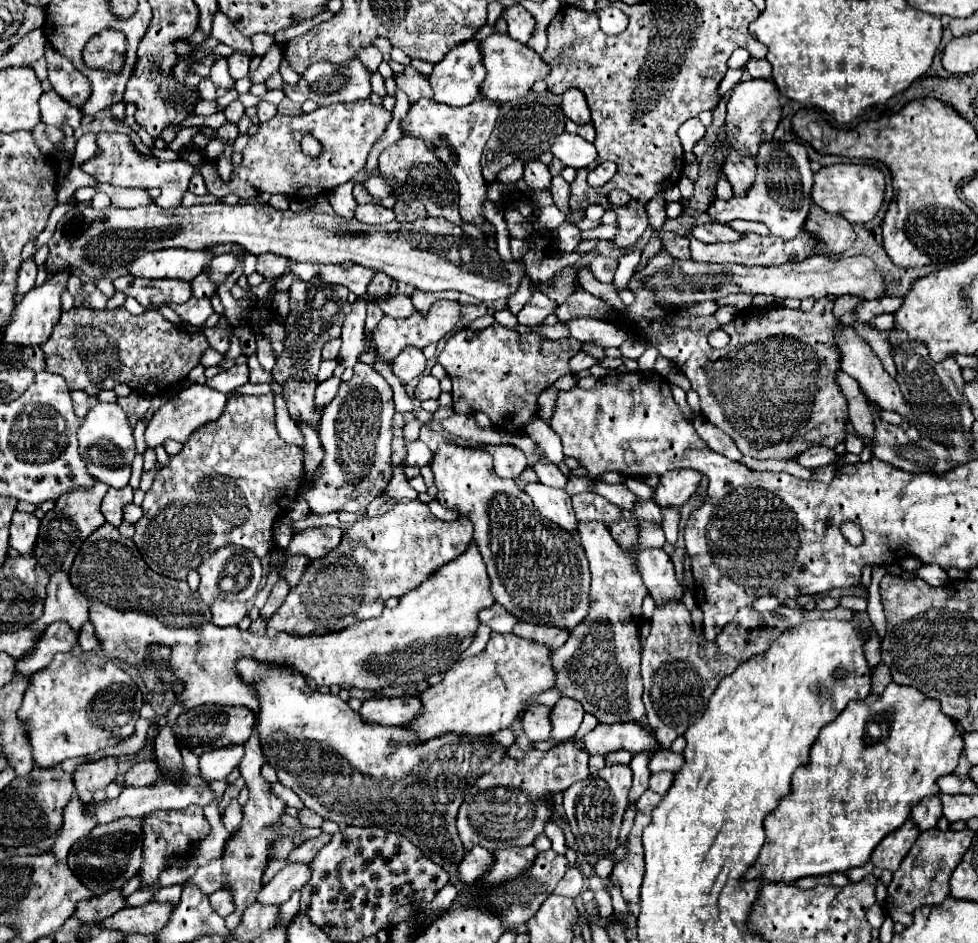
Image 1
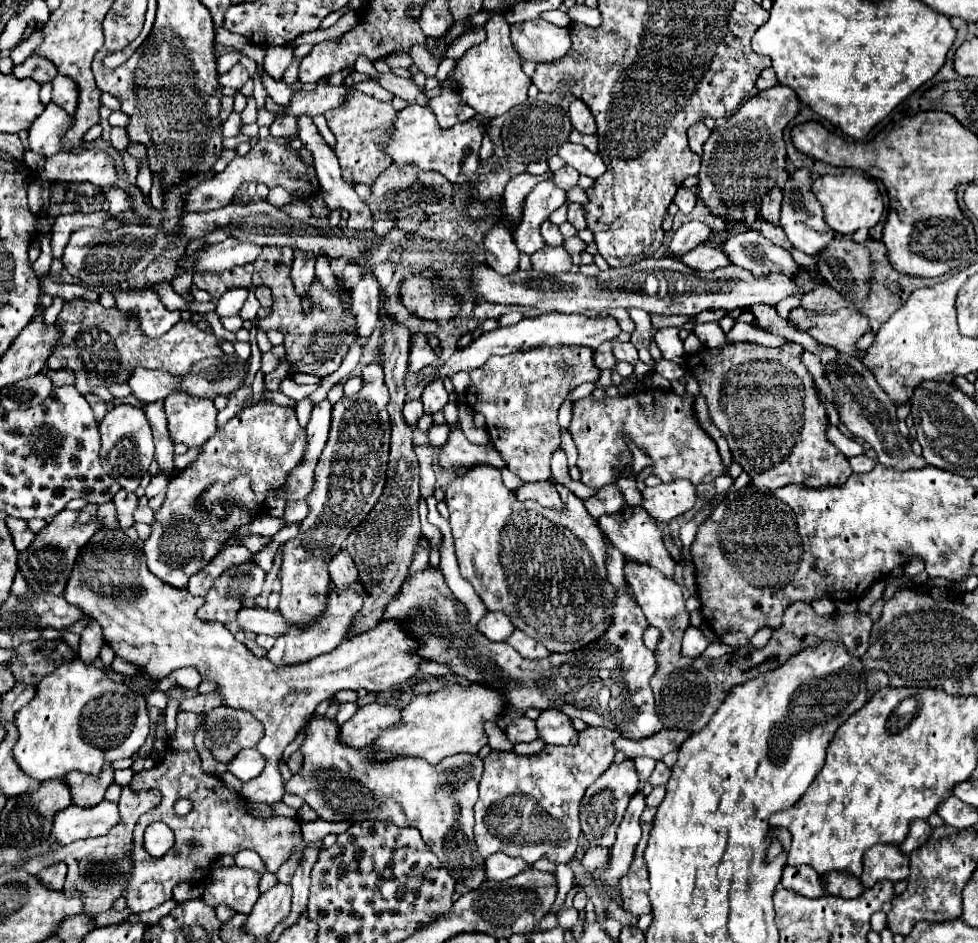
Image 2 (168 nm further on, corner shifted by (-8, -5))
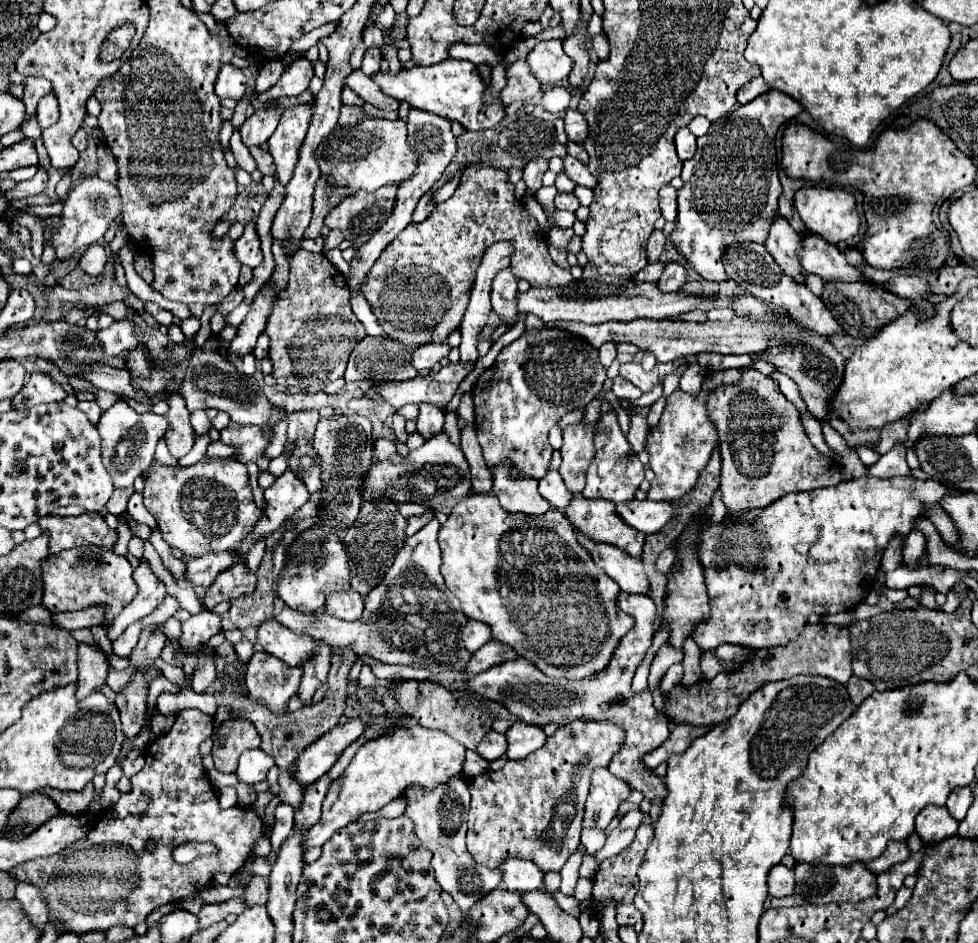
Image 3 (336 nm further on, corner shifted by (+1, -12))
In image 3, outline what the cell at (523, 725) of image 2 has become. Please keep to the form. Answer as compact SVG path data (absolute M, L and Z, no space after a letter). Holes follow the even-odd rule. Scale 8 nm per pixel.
M493 729L487 733L487 737L483 737L483 741L479 743L479 749L477 749L477 753L481 757L485 757L487 761L503 757L505 751L507 751L507 737Z

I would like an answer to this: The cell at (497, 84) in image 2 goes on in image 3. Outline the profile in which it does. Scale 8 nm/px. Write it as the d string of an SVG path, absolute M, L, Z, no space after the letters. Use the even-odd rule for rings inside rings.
M445 59L431 67L401 69L401 73L395 77L391 73L377 73L373 79L389 97L395 97L397 101L407 101L421 111L459 121L467 131L491 129L505 117L505 107L501 103L499 93L493 95L489 103L483 101L489 85L483 81L477 65L471 61Z

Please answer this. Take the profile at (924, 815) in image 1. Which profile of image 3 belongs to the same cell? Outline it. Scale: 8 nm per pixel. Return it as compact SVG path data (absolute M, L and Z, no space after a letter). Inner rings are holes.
M891 841L891 845L887 845L887 849L883 851L883 855L879 855L875 861L869 861L865 865L869 865L869 869L875 871L875 873L885 873L895 863L907 861L909 855L911 855L911 851L909 851L907 841Z

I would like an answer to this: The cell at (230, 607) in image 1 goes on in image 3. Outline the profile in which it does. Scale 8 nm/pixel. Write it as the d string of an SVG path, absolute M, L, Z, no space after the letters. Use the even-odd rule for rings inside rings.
M271 617L259 623L257 643L265 653L279 657L287 665L301 665L317 649L311 637L297 635Z

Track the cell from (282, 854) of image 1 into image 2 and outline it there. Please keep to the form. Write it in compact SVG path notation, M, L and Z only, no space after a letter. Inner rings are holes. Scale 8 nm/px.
M178 712L176 732L168 738L164 758L150 770L134 774L130 788L132 790L150 790L156 788L164 794L162 804L144 814L134 828L134 850L132 850L132 870L128 872L128 886L124 890L126 908L132 914L152 910L162 902L172 898L172 890L180 882L202 882L208 874L208 866L224 854L238 854L240 850L254 850L266 864L268 872L276 872L282 862L290 858L292 848L302 840L300 822L296 818L256 818L246 812L246 802L240 794L230 792L220 776L212 776L202 770L200 756L194 746L194 734L204 724L206 714ZM178 799L192 800L192 810L186 816L176 816L173 805ZM234 810L234 812L232 812ZM154 822L166 822L174 836L176 844L162 858L152 858L142 844L144 828ZM192 840L196 842L192 848Z

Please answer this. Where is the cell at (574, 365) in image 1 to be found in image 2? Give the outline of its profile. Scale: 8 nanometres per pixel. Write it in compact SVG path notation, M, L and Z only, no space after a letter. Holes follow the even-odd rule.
M604 342L604 346L598 346L594 350L594 362L600 370L612 370L616 364L616 358L612 354L612 342Z

